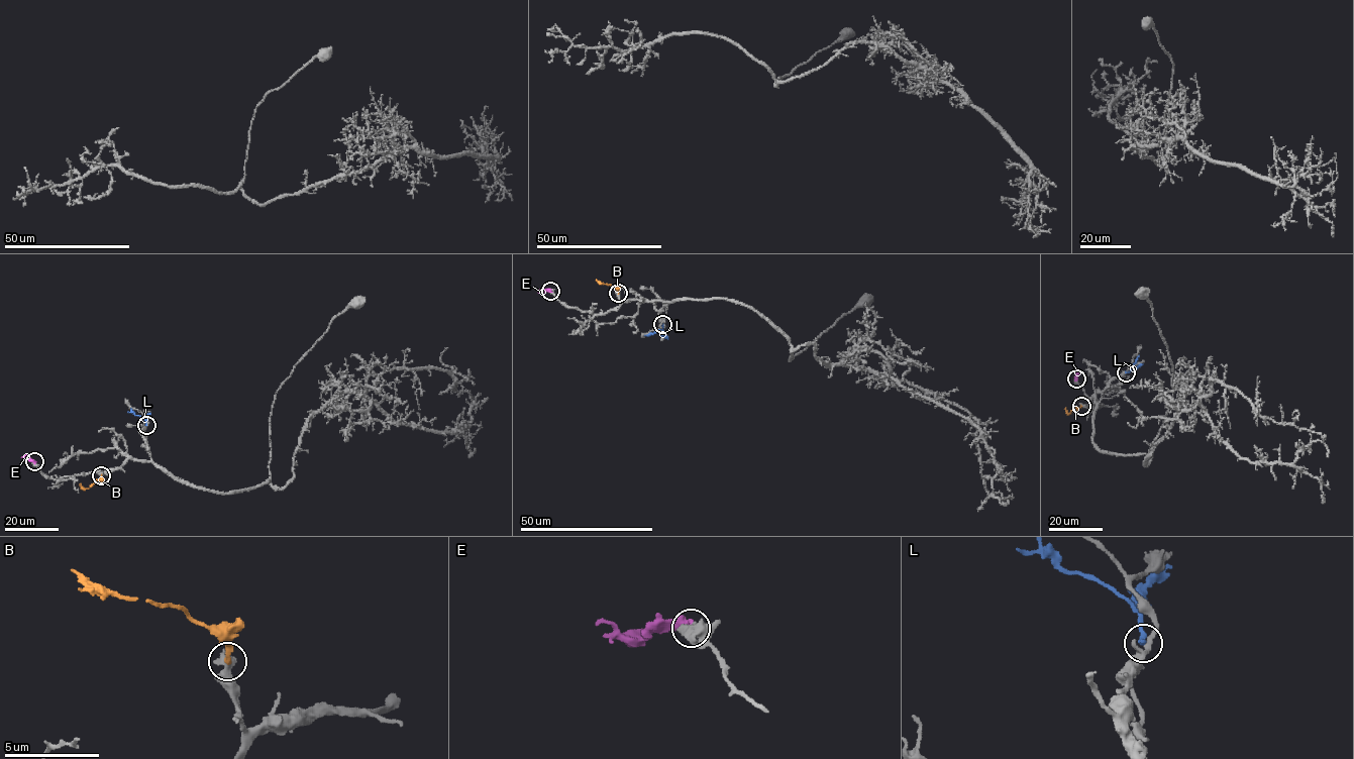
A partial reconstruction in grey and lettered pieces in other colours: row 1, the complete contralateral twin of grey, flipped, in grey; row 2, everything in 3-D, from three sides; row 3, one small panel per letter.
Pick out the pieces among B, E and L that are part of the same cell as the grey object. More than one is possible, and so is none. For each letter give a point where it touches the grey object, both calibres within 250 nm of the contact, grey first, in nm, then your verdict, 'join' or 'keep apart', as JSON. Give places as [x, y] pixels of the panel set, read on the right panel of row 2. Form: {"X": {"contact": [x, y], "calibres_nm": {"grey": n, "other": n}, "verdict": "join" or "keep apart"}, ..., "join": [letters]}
{"B": {"contact": [1081, 406], "calibres_nm": {"grey": 650, "other": 240}, "verdict": "join"}, "E": {"contact": [1076, 378], "calibres_nm": {"grey": 440, "other": 440}, "verdict": "keep apart"}, "L": {"contact": [1126, 372], "calibres_nm": {"grey": 280, "other": 260}, "verdict": "keep apart"}, "join": ["B"]}

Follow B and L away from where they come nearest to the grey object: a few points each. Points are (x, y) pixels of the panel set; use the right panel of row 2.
B: (1080, 406), (1068, 414), (1065, 407)
L: (1126, 372), (1139, 355)

